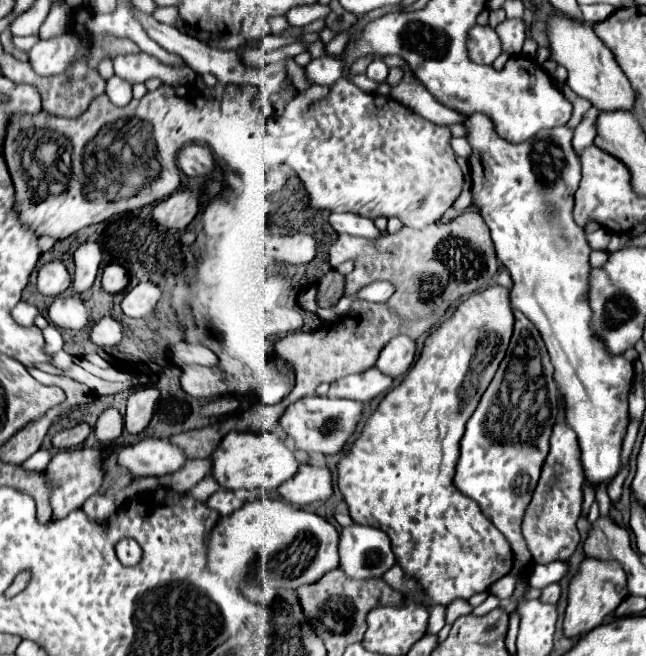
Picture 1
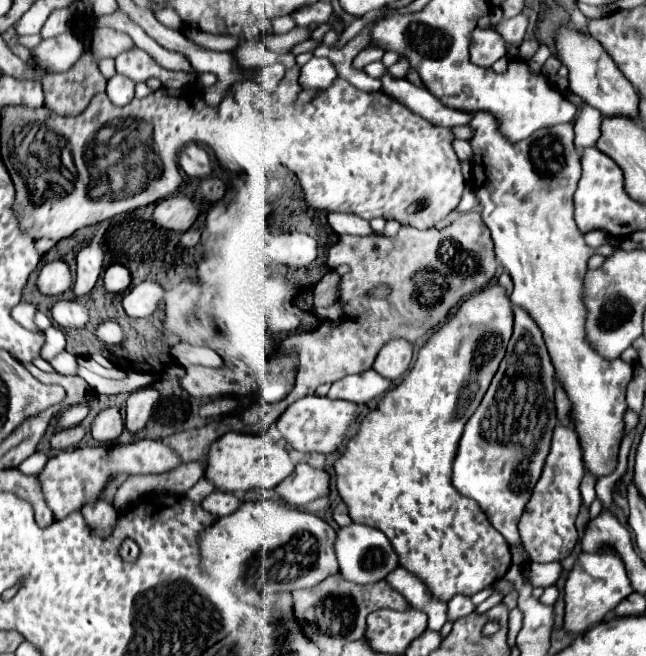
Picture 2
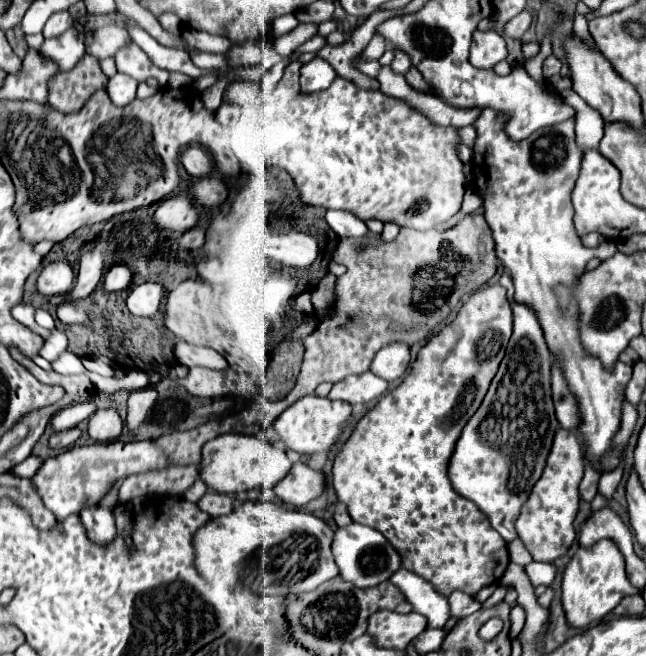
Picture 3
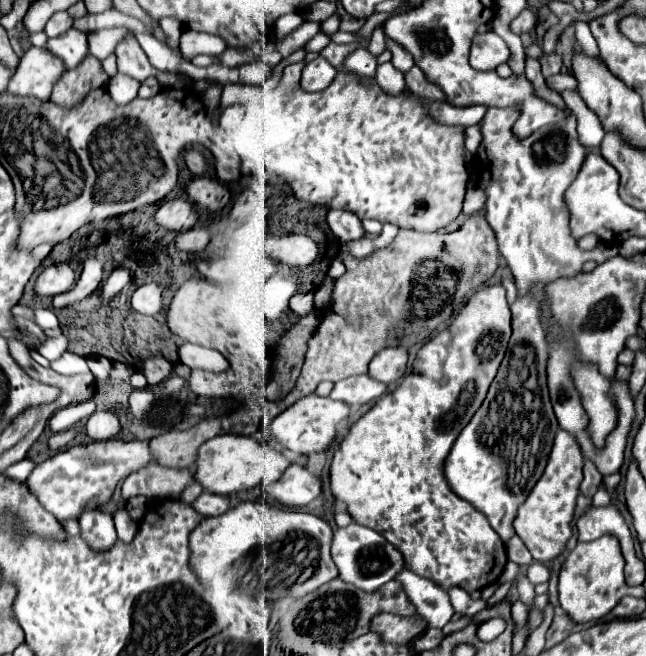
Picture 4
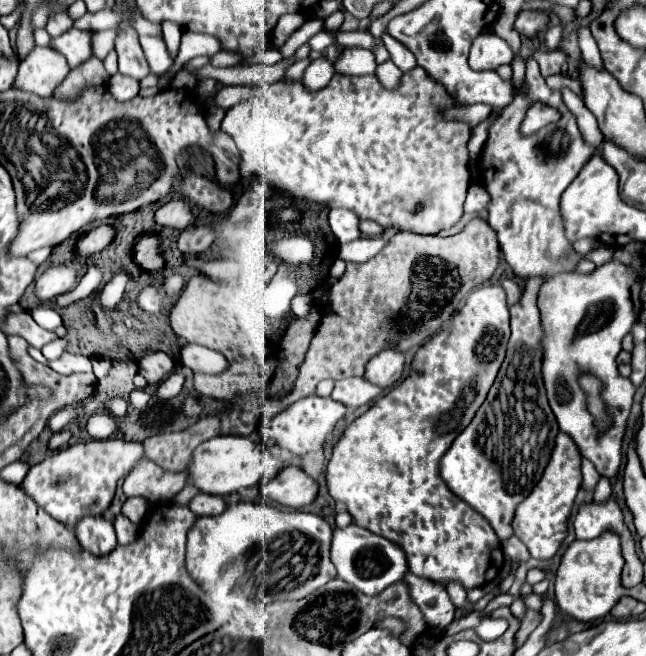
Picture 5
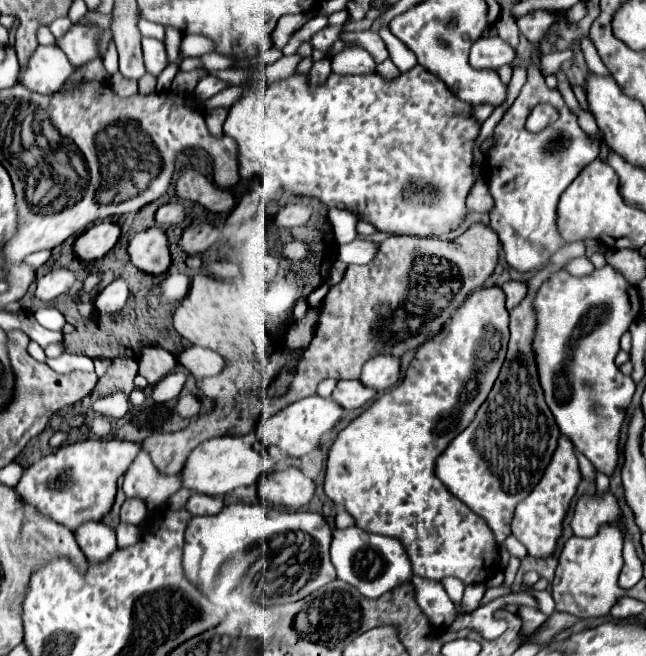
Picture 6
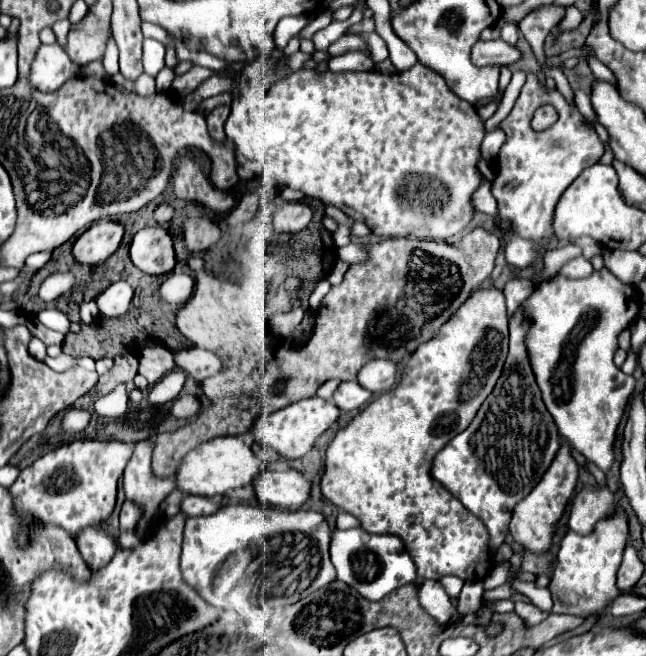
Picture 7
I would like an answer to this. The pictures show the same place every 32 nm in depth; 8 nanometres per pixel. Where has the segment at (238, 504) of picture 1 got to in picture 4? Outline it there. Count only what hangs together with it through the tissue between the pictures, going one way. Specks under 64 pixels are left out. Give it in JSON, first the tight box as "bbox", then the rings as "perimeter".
{"bbox":[194,492,230,516],"perimeter":[[[204,492],[196,502],[194,508],[204,514],[204,516],[220,516],[224,512],[230,510],[230,500],[228,496],[220,496],[220,494],[212,494],[212,492]]]}

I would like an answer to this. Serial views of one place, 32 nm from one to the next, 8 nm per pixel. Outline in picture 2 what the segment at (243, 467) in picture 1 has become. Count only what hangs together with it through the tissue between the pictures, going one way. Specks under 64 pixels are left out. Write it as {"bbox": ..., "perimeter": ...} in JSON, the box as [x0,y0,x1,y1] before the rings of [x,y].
{"bbox":[206,432,296,492],"perimeter":[[[228,432],[208,450],[208,472],[206,478],[224,492],[254,490],[254,488],[276,488],[284,478],[288,478],[296,464],[292,462],[288,450],[272,440],[268,434],[236,434]]]}

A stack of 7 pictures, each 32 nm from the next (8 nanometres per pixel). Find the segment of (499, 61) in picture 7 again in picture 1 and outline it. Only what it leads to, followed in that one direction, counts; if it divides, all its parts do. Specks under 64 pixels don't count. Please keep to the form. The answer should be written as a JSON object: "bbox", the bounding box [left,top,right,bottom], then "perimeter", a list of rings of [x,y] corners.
{"bbox":[468,26,502,64],"perimeter":[[[472,26],[468,32],[468,56],[476,64],[492,64],[494,58],[502,52],[500,40],[490,26]]]}

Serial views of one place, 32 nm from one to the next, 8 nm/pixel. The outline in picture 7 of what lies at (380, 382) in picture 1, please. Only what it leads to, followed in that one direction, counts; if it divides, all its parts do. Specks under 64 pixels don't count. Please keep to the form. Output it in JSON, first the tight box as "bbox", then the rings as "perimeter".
{"bbox":[334,380,374,410],"perimeter":[[[356,380],[340,382],[338,390],[334,392],[334,404],[340,410],[356,410],[356,408],[362,408],[372,398],[374,398],[374,394],[370,390],[366,390],[366,388],[362,388]]]}

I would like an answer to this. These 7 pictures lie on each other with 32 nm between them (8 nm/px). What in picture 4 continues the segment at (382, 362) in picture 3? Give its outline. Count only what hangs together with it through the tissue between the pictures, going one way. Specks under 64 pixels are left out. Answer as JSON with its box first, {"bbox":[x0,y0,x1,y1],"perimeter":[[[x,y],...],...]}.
{"bbox":[368,346,408,384],"perimeter":[[[388,346],[372,358],[368,372],[370,376],[376,376],[376,380],[392,384],[404,376],[406,364],[408,364],[408,350],[404,346]]]}

